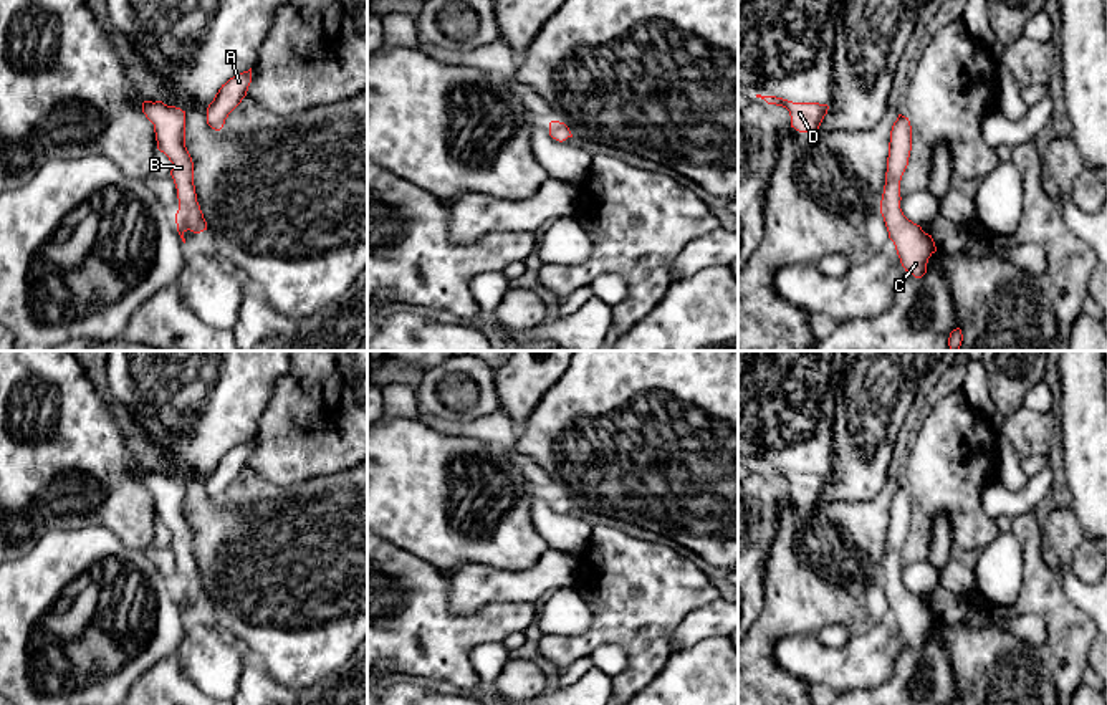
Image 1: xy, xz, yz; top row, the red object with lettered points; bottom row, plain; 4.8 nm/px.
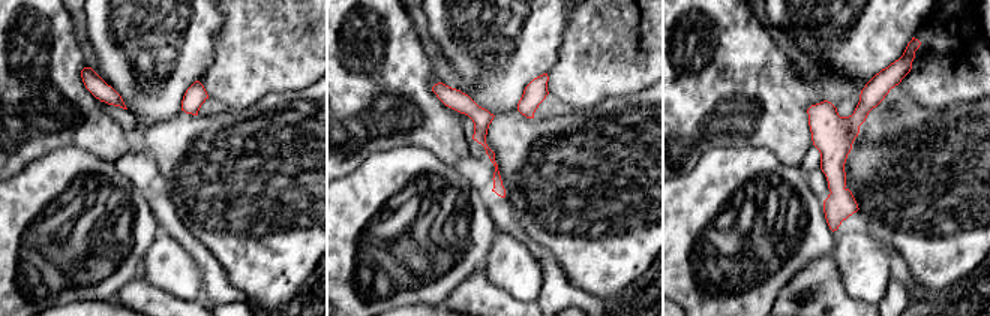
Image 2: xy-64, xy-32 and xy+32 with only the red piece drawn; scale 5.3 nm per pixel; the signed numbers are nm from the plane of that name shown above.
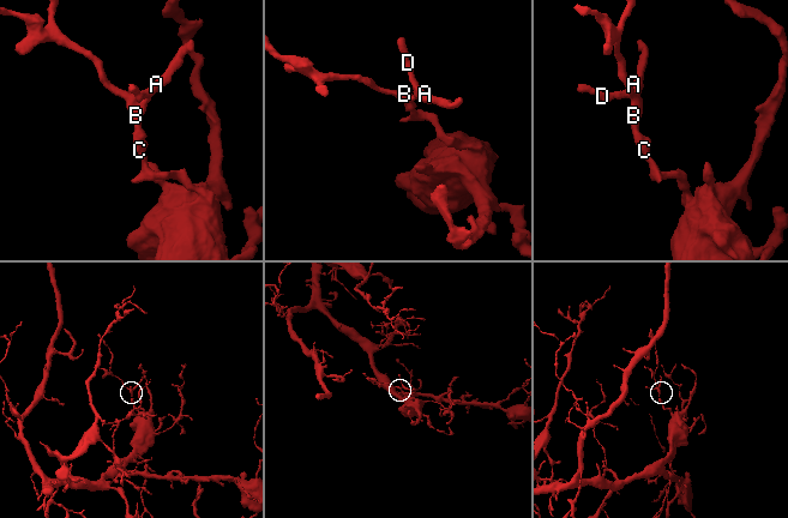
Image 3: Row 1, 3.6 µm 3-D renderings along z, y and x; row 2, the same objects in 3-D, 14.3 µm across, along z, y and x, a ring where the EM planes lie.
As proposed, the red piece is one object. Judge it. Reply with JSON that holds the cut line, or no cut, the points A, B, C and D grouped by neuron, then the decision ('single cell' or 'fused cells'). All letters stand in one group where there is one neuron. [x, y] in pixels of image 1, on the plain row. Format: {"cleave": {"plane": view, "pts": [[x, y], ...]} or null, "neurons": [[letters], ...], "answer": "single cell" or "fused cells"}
{"cleave": null, "neurons": [["A", "B", "C", "D"]], "answer": "single cell"}

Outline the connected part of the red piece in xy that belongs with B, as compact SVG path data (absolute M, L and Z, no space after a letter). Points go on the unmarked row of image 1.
M144 472L142 483L154 495L157 520L172 533L170 546L179 569L175 594L185 614L184 604L187 601L194 604L207 601L194 556L194 533L185 518L185 482L162 472Z

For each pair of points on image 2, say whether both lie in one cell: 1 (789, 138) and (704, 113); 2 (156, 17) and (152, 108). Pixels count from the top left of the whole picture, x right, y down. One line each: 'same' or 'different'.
1: same
2: same

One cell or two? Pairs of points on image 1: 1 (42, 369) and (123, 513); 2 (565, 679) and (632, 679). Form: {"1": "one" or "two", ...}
{"1": "one", "2": "two"}

